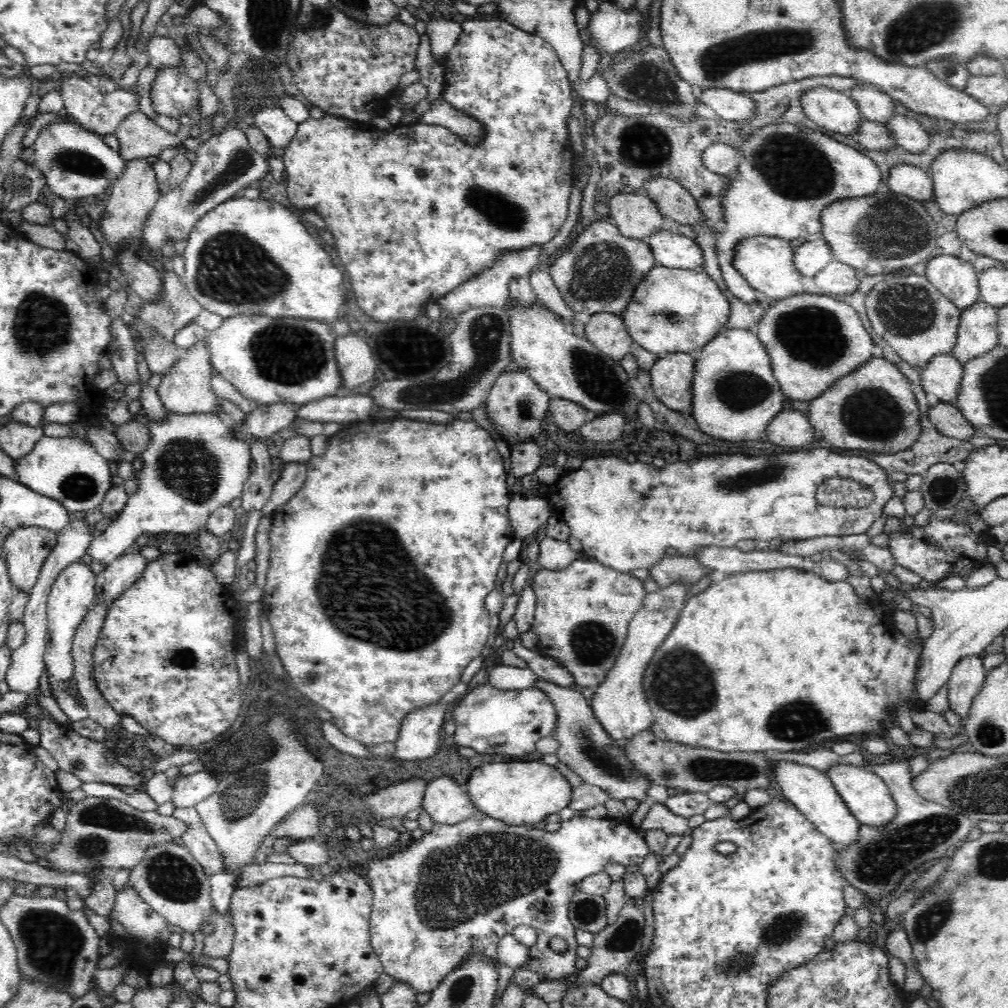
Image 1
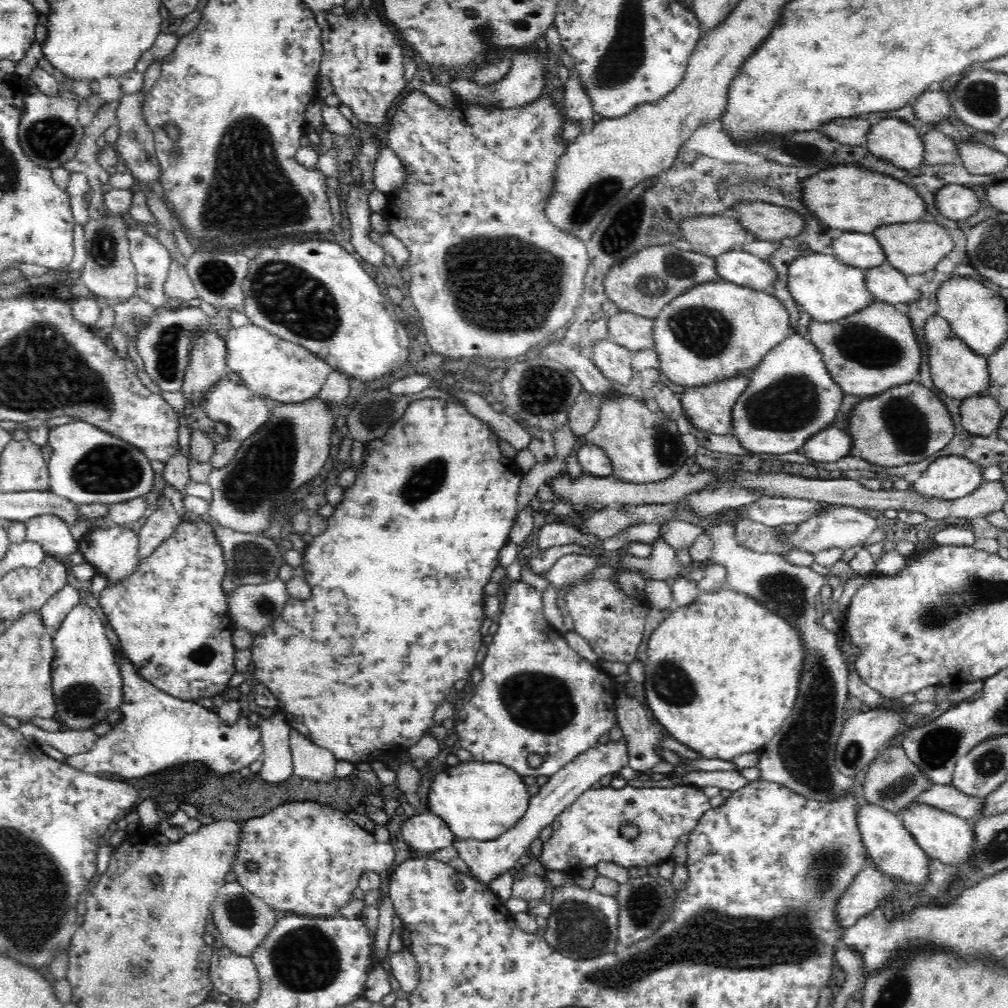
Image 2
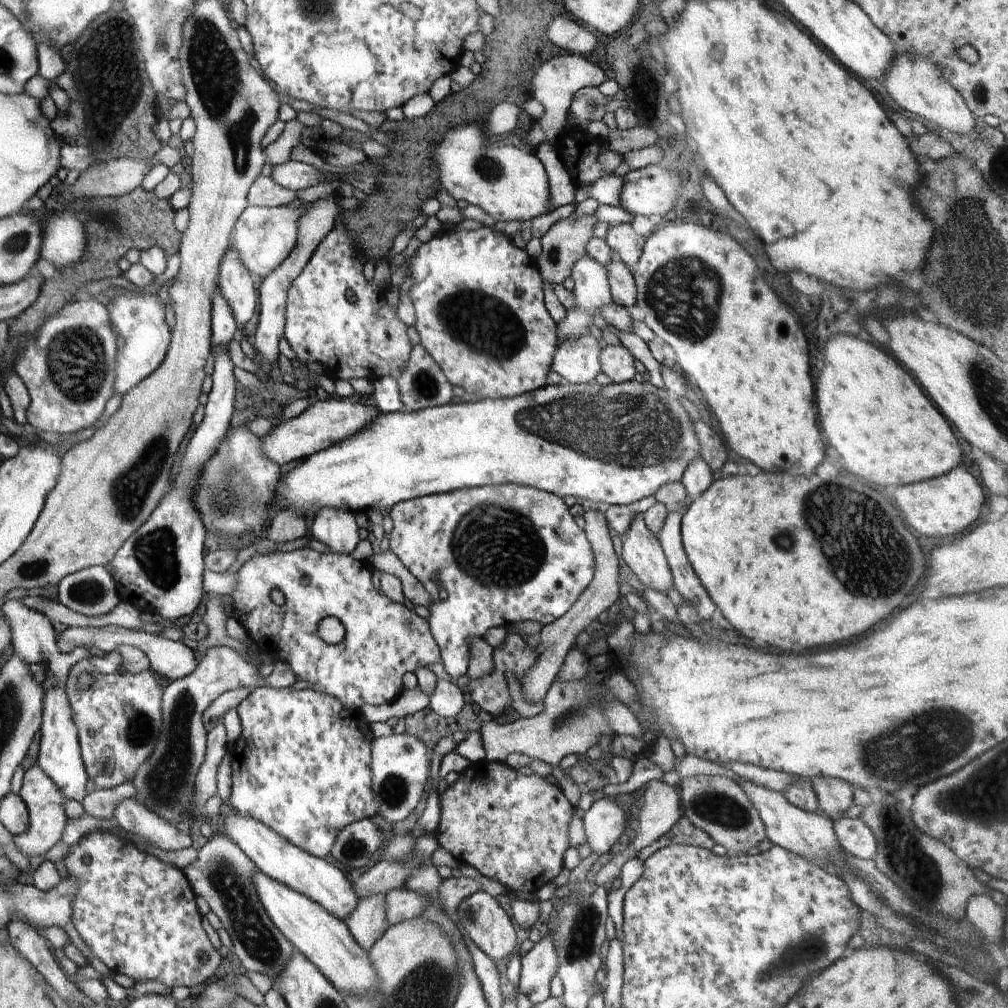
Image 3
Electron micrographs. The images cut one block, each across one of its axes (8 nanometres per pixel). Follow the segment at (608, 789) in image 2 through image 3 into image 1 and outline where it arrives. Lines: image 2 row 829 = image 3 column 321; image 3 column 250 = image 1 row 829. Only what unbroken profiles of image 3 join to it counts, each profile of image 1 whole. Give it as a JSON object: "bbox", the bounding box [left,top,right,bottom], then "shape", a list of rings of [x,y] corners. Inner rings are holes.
{"bbox":[369,811,652,992],"shape":[[[476,811],[470,818],[466,818],[457,822],[456,824],[438,824],[434,823],[430,832],[425,832],[425,835],[419,839],[414,840],[413,843],[406,846],[403,850],[393,853],[392,855],[383,859],[376,859],[369,861],[370,886],[373,894],[373,908],[371,911],[371,918],[369,923],[369,930],[371,935],[371,945],[374,952],[378,955],[380,963],[383,967],[383,972],[393,976],[397,982],[409,984],[416,992],[432,992],[438,985],[441,984],[442,979],[450,972],[458,970],[463,964],[465,958],[470,953],[482,953],[486,955],[491,962],[495,963],[497,968],[501,965],[497,958],[497,947],[500,940],[507,935],[511,935],[514,928],[519,924],[527,924],[534,928],[537,932],[538,938],[534,942],[534,946],[530,946],[530,957],[524,968],[529,971],[537,971],[544,975],[543,981],[568,980],[568,976],[580,972],[581,962],[576,954],[576,948],[579,945],[575,938],[576,928],[569,920],[569,905],[570,897],[576,892],[577,884],[584,880],[587,876],[598,874],[602,872],[606,864],[610,862],[618,862],[626,866],[632,864],[639,865],[646,855],[652,853],[646,840],[642,829],[634,827],[633,824],[625,819],[614,819],[612,817],[603,818],[589,818],[589,817],[574,817],[570,820],[562,820],[559,830],[549,832],[546,829],[536,829],[529,825],[512,825],[506,824],[501,820],[496,820],[491,816],[486,816],[480,811]],[[552,938],[563,938],[568,943],[567,950],[564,952],[555,952],[550,947]]]}

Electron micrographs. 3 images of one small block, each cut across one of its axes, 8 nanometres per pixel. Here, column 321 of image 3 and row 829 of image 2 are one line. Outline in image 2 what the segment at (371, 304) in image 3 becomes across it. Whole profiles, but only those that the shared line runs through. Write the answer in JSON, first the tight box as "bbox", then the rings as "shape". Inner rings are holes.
{"bbox":[232,801,395,917],"shape":[[[312,801],[293,802],[275,808],[269,813],[261,817],[254,817],[242,823],[242,832],[240,832],[240,840],[238,840],[238,848],[236,848],[236,860],[232,864],[232,870],[236,872],[238,878],[236,881],[240,883],[247,891],[252,892],[254,896],[264,900],[276,912],[294,913],[298,915],[308,915],[310,917],[332,917],[340,915],[339,909],[346,905],[353,897],[352,892],[358,888],[358,881],[366,871],[376,872],[378,874],[389,874],[395,867],[394,865],[394,848],[389,842],[378,843],[373,833],[360,827],[354,823],[348,815],[348,812],[342,812],[332,807],[315,803]]]}

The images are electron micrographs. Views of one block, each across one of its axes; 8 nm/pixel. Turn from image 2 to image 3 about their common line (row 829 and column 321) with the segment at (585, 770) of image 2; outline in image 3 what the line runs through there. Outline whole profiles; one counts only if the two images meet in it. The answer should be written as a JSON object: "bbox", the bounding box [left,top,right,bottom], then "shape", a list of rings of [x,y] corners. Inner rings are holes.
{"bbox":[311,506,361,555],"shape":[[[324,506],[315,512],[311,534],[314,539],[328,546],[332,553],[350,555],[361,540],[358,530],[351,511]]]}

